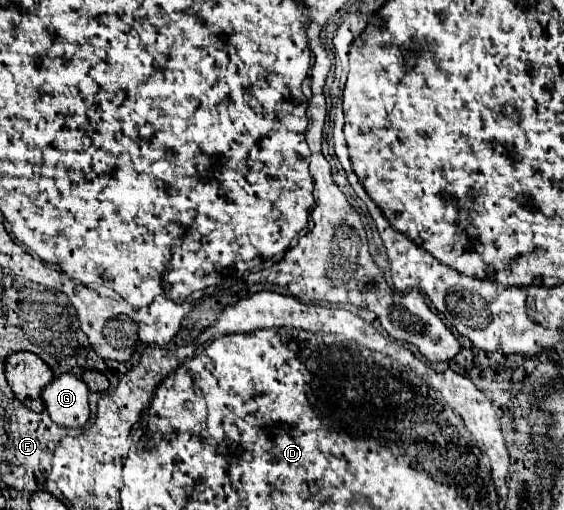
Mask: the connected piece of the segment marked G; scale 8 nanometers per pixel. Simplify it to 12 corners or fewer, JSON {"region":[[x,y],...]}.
{"region":[[72,374],[42,390],[50,418],[60,426],[88,422],[88,388]]}

